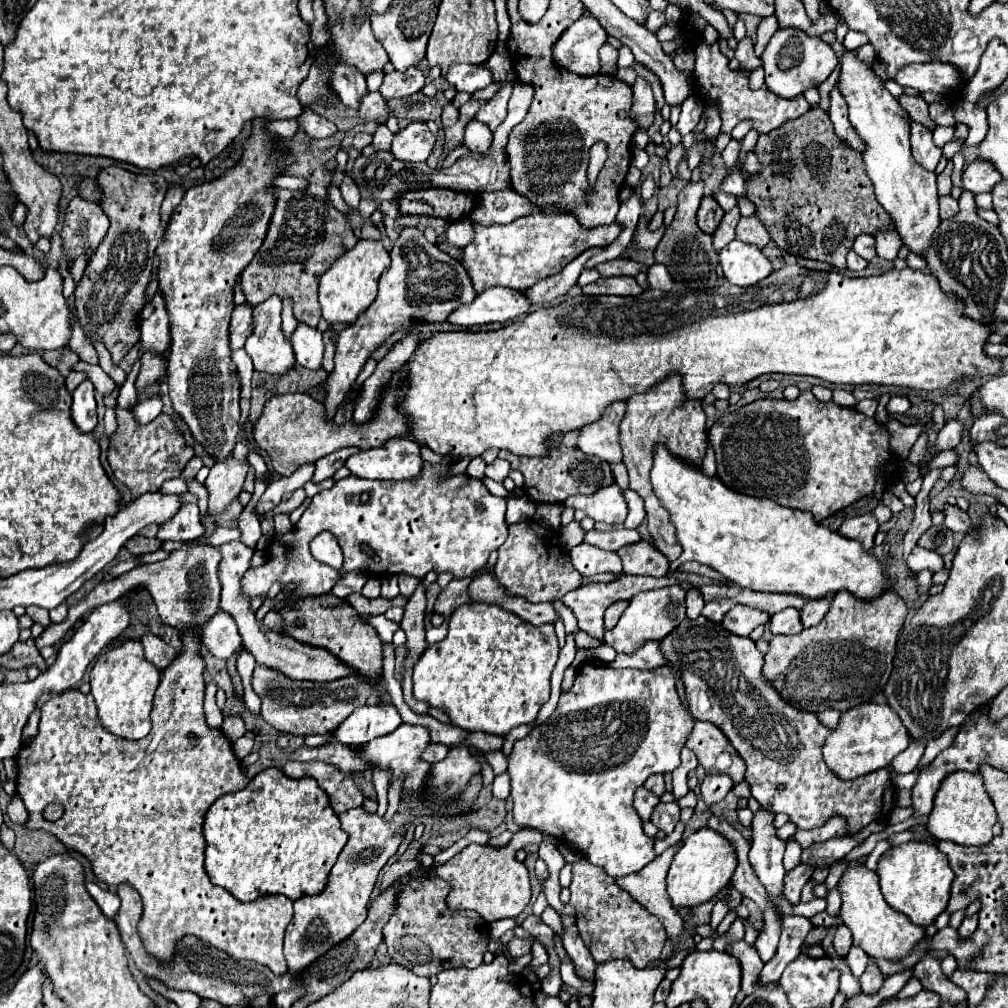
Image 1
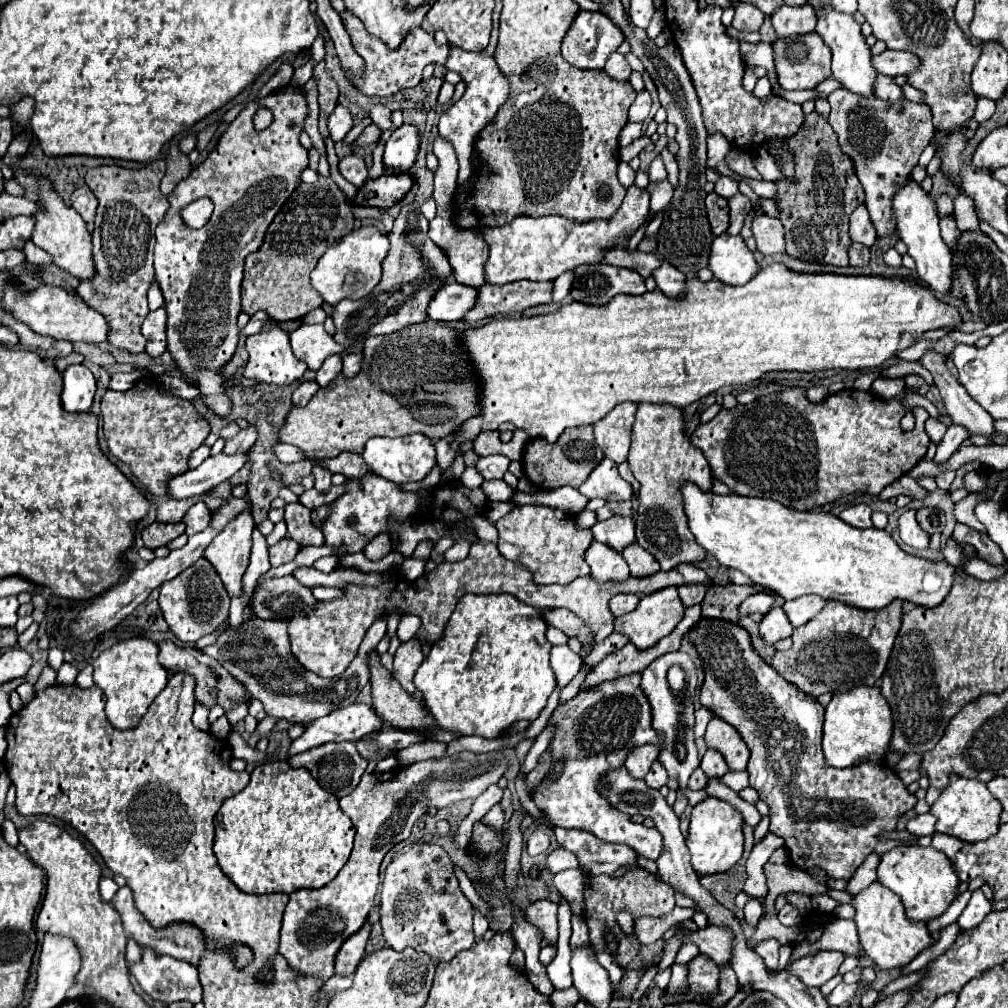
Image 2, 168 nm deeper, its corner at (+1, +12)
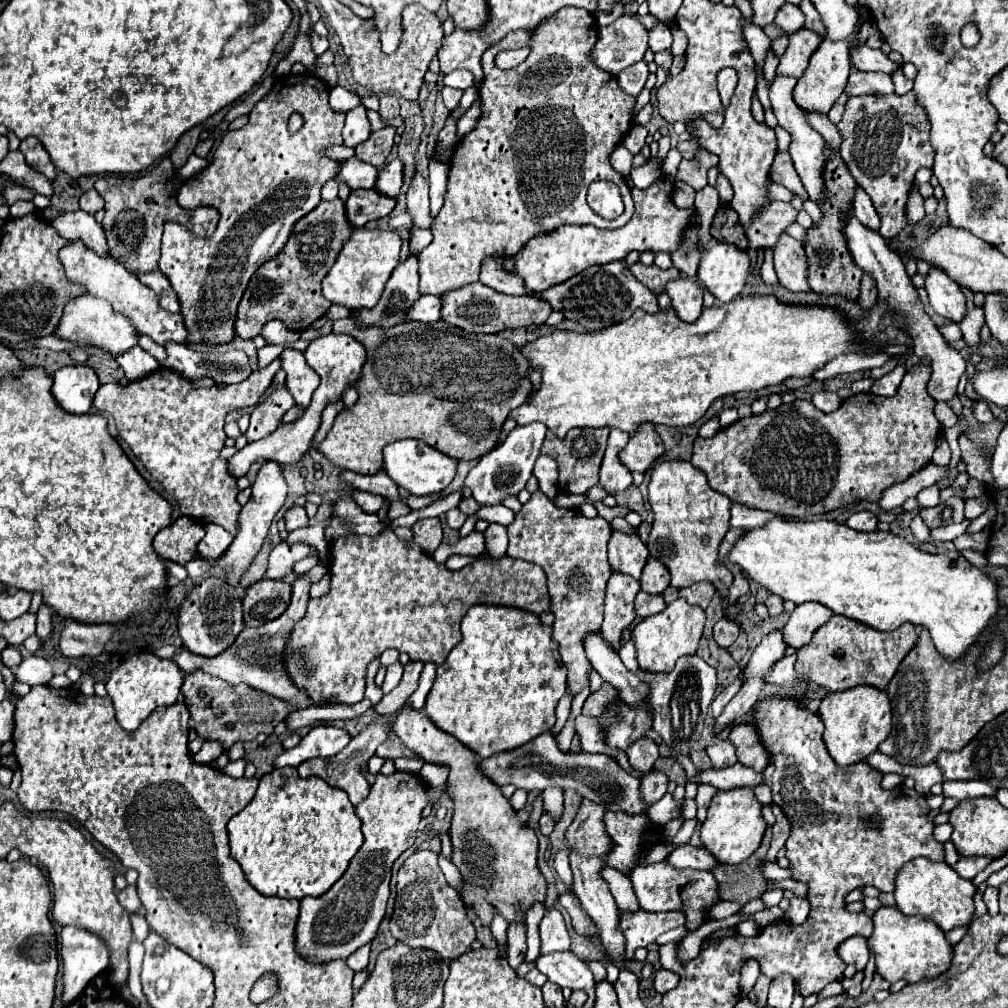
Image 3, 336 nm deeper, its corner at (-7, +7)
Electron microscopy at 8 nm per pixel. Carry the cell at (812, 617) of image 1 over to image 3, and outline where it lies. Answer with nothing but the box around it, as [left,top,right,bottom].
[782,603,834,649]

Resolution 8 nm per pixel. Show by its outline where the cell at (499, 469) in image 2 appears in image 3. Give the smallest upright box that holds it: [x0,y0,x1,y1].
[464,423,548,505]

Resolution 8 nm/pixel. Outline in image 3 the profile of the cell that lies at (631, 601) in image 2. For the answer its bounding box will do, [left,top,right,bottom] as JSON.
[634,591,666,619]

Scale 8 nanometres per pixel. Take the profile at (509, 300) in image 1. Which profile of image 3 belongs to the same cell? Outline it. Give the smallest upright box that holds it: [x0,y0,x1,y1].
[408,295,442,323]

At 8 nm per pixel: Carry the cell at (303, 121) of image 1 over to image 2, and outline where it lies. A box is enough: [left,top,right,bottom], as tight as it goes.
[328,104,354,142]

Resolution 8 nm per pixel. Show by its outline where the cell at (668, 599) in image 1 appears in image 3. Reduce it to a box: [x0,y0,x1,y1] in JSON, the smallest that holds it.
[632,599,706,673]

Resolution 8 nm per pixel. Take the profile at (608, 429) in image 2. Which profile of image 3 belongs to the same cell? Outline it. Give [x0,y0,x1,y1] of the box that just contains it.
[620,423,664,473]

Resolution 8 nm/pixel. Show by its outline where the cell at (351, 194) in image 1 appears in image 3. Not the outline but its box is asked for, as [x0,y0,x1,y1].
[338,157,378,189]

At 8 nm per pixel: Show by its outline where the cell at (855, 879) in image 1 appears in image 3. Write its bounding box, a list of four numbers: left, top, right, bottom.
[868,907,952,983]

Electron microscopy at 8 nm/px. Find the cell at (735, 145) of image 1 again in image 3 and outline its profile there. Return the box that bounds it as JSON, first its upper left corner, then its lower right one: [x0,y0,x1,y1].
[694,185,720,248]

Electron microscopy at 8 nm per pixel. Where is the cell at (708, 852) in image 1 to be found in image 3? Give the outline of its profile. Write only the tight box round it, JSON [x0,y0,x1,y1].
[700,787,766,865]

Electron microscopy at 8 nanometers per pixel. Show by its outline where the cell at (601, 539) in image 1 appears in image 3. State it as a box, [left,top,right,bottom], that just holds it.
[608,531,648,579]

